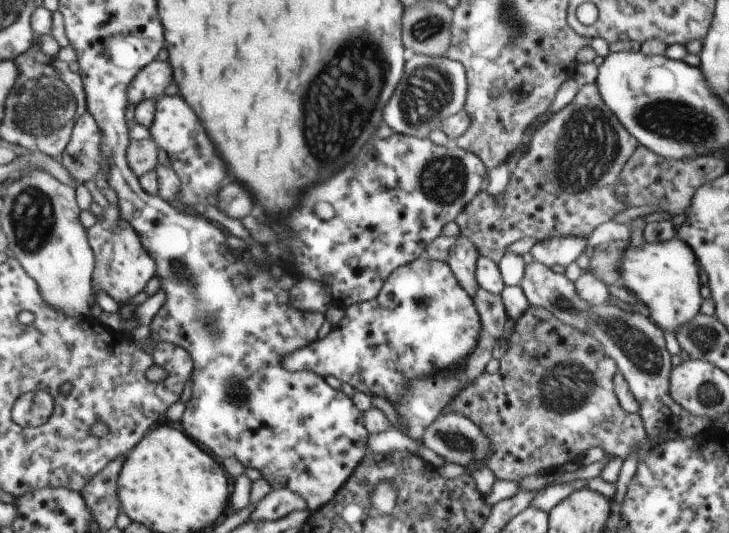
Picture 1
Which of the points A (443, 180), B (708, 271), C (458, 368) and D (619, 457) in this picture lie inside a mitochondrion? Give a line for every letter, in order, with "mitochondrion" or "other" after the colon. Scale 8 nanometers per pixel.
A: mitochondrion
B: other
C: other
D: other

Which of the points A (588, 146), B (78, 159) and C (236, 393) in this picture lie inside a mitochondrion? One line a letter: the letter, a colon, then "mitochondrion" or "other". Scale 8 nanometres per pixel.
A: mitochondrion
B: mitochondrion
C: mitochondrion

